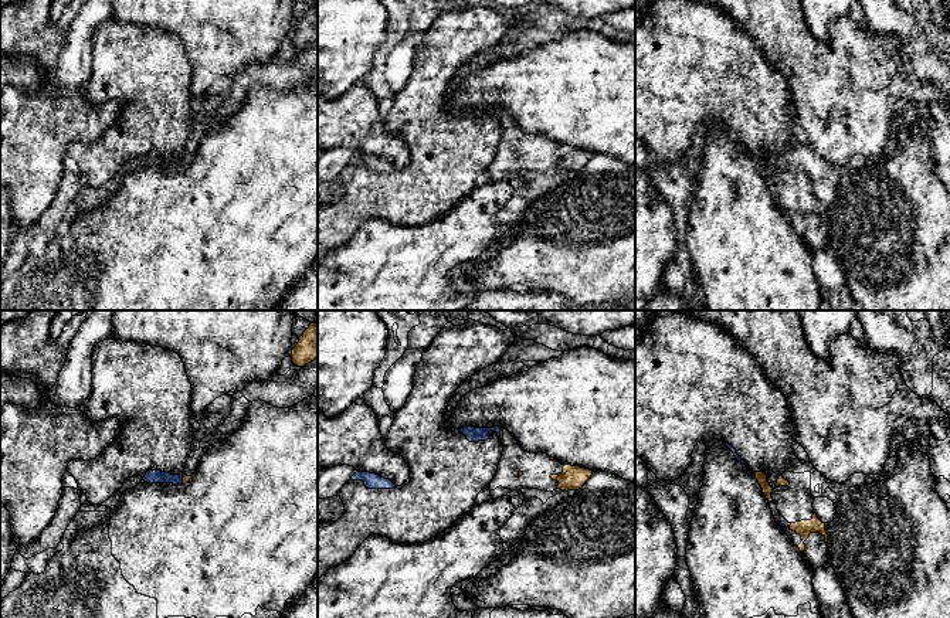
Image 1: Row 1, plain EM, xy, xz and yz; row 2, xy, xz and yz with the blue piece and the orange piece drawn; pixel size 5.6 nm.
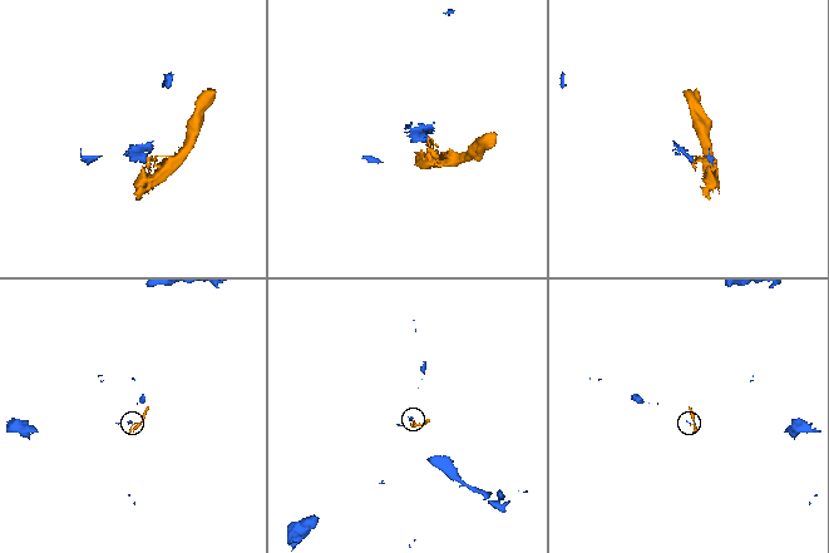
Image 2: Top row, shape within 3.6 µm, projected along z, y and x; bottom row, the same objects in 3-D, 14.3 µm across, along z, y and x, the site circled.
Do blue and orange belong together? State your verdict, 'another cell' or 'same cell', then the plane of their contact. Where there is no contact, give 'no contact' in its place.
another cell; meets blue in xy

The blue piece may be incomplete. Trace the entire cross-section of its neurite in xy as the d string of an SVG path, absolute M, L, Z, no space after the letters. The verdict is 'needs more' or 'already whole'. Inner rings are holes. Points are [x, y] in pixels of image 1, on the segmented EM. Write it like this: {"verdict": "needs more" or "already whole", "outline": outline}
{"verdict": "needs more", "outline": "M111 337L94 347L91 387L84 404L86 418L118 418L121 432L95 459L74 459L68 464L67 471L88 502L102 505L122 489L128 478L136 475L147 483L181 485L196 422L191 411L193 388L181 357L167 349Z"}

